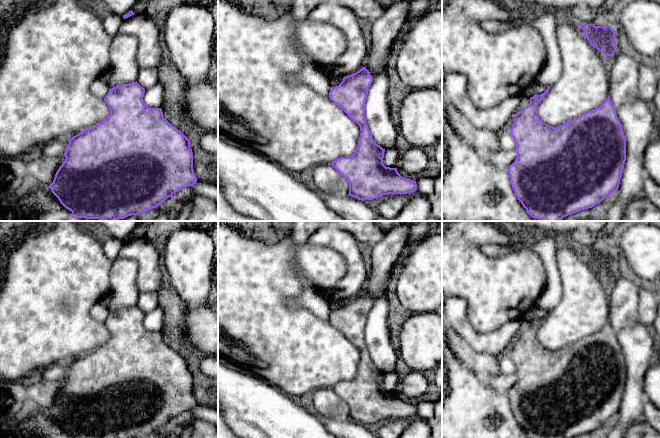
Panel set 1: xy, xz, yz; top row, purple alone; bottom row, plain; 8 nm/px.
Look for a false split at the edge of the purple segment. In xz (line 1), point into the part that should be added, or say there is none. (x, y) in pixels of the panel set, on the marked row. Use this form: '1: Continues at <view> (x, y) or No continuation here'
1: No continuation here

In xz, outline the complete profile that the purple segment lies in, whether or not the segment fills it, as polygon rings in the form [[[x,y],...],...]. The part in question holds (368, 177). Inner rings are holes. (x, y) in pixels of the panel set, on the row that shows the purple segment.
[[[362,67],[356,73],[345,76],[343,81],[338,86],[331,87],[329,92],[329,98],[360,127],[356,152],[350,157],[336,159],[331,165],[349,182],[349,195],[362,201],[389,194],[407,194],[417,190],[416,181],[402,177],[397,168],[386,167],[383,164],[385,149],[374,141],[365,119],[365,102],[372,82],[370,72]]]

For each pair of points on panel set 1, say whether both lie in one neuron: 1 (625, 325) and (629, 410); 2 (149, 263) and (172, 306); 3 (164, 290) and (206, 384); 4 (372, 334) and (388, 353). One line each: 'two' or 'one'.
1: one
2: two
3: one
4: one

